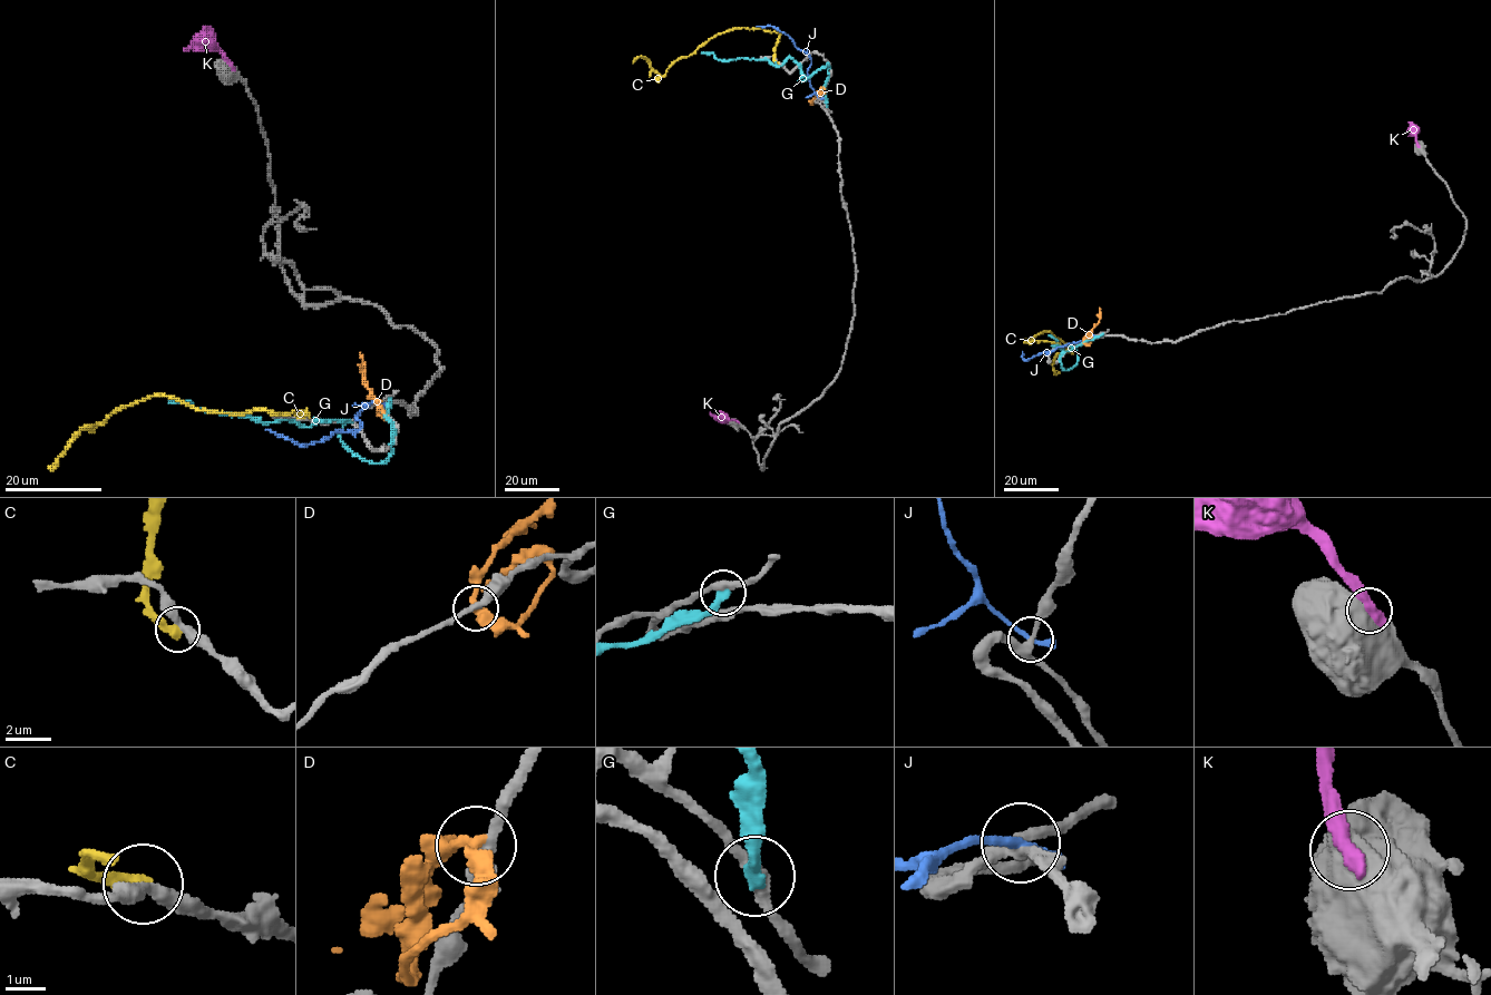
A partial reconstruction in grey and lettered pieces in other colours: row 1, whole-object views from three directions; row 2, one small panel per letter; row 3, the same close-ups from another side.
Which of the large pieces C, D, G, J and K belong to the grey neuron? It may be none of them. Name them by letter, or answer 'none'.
none

